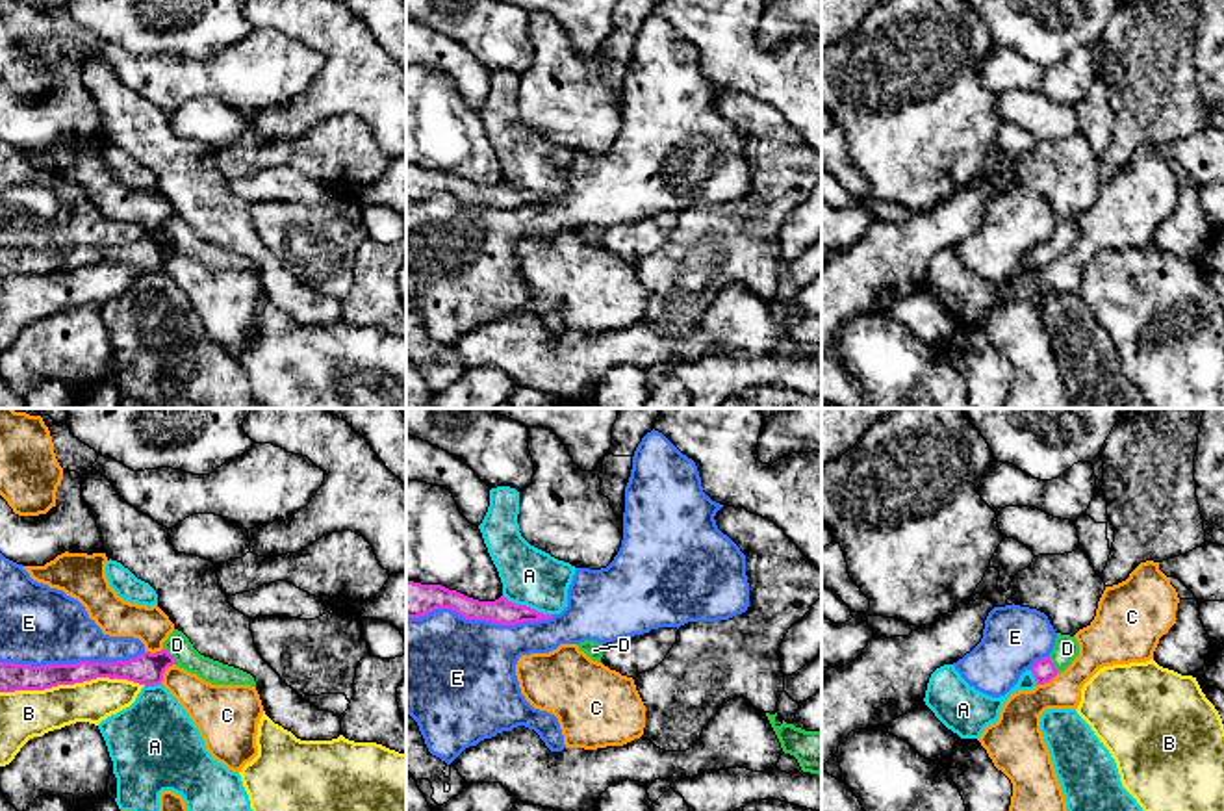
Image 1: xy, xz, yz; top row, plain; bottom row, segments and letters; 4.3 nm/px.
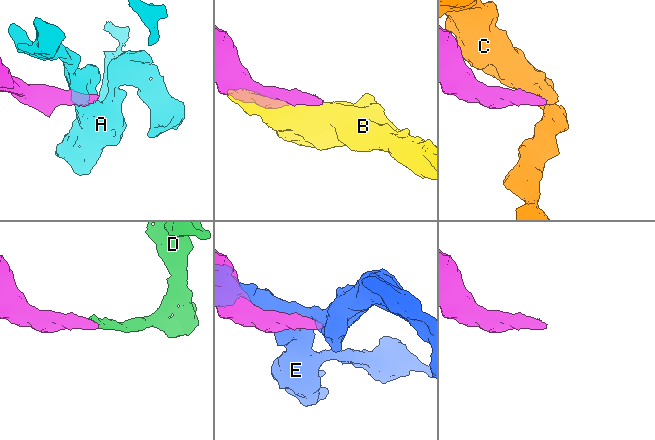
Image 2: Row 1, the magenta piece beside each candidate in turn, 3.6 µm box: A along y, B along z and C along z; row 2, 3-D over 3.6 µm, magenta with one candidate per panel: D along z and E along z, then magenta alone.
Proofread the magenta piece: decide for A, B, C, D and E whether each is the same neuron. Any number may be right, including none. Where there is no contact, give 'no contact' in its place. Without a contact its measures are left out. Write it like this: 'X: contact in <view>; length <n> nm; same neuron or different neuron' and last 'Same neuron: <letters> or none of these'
A: contact in xz; length 240 nm; different neuron
B: contact in xy; length 650 nm; different neuron
C: contact in xy; length 120 nm; different neuron
D: contact in xy; length 90 nm; same neuron
E: contact in xz; length 650 nm; different neuron
Same neuron: D

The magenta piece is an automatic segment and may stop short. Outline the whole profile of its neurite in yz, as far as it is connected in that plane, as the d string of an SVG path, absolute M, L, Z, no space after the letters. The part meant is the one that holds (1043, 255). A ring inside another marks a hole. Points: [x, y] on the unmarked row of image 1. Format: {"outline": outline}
{"outline": "M1057 217L1052 238L1031 251L1037 269L1050 267L1057 258L1065 256L1079 239L1076 221Z"}

